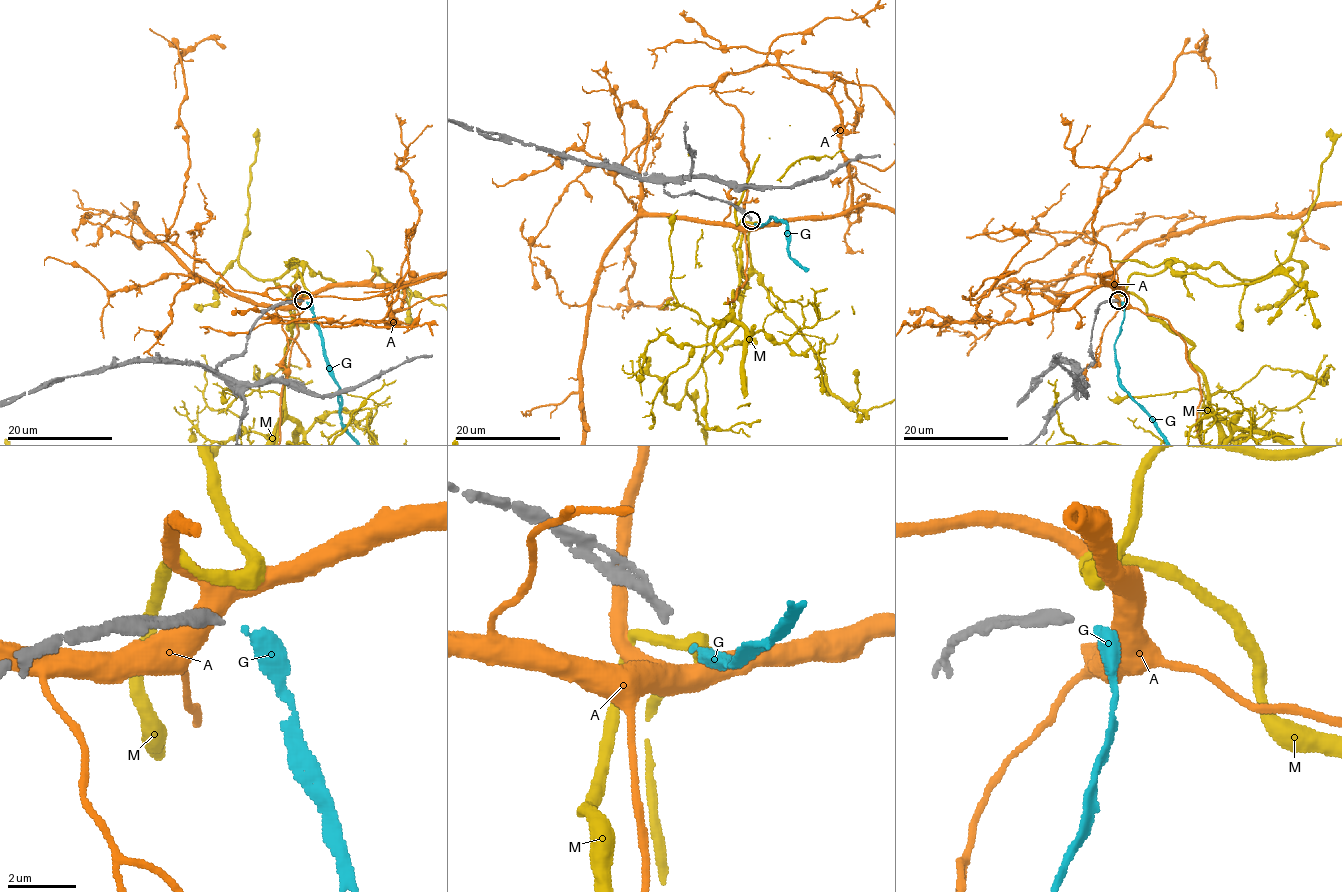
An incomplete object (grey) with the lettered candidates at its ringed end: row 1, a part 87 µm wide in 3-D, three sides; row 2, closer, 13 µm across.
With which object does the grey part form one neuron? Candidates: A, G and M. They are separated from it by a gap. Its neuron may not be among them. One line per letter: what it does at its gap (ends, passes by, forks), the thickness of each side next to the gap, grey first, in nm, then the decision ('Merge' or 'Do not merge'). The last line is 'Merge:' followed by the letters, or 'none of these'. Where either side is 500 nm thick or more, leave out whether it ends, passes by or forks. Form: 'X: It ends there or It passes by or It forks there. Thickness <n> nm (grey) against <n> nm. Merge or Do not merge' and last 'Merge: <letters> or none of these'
A: It forks there. Thickness 260 nm (grey) against 440 nm. Do not merge
G: It ends there. Thickness 260 nm (grey) against 360 nm. Merge
M: It passes by. Thickness 260 nm (grey) against 360 nm. Do not merge
Merge: G

